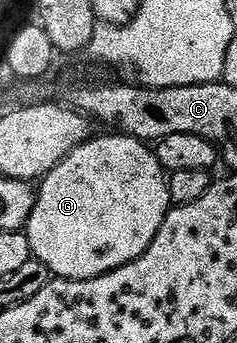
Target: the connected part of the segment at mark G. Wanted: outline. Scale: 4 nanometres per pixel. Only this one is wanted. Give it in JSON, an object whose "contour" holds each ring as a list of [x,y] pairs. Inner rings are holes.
{"contour":[[[98,135],[80,144],[43,177],[36,189],[37,201],[27,225],[31,250],[54,277],[62,280],[90,280],[138,260],[155,242],[155,234],[159,234],[173,204],[167,173],[156,151],[134,136],[109,135],[113,136]]]}

